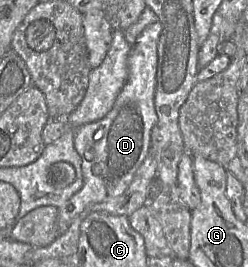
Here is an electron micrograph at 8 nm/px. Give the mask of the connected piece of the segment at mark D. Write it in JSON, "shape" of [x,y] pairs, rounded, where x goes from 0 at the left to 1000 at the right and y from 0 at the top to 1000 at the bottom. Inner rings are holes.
{"shape":[[[633,79],[593,97],[548,142],[516,210],[516,292],[480,345],[452,408],[391,457],[351,461],[302,487],[298,551],[327,588],[335,697],[234,790],[238,876],[359,768],[484,734],[516,704],[536,663],[605,569],[609,487],[633,457],[621,393],[633,266],[633,161],[649,90]],[[371,551],[379,596],[351,599],[343,566]]]}

